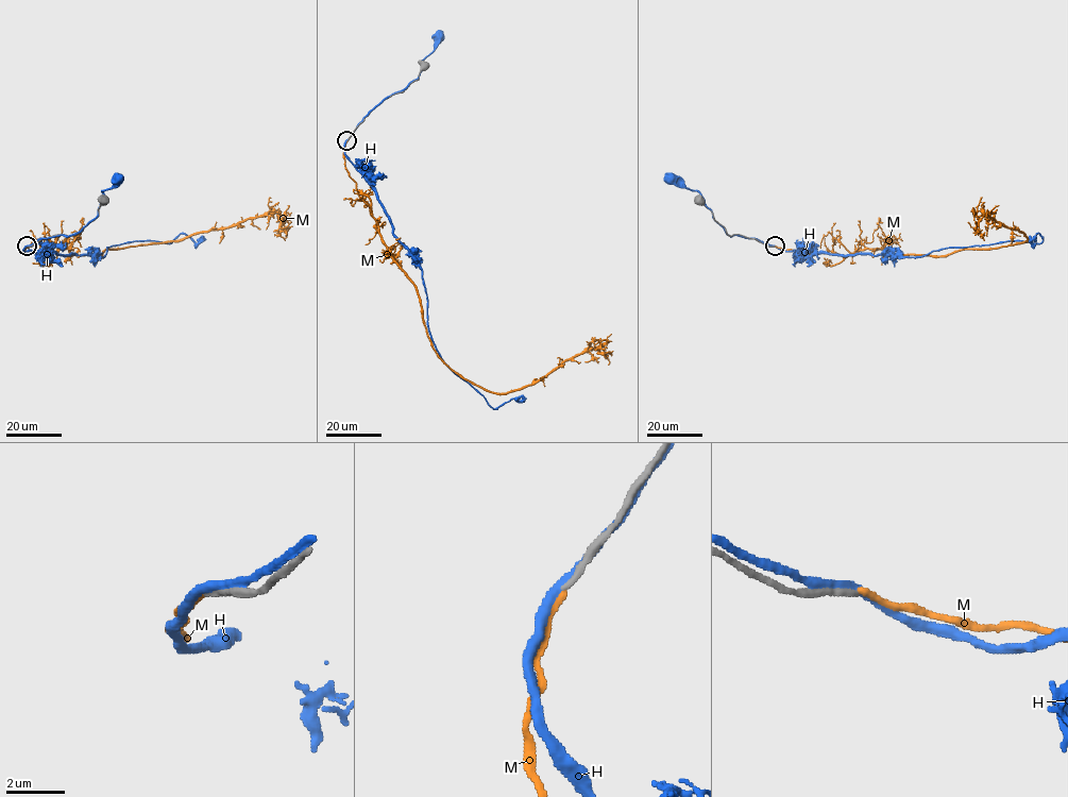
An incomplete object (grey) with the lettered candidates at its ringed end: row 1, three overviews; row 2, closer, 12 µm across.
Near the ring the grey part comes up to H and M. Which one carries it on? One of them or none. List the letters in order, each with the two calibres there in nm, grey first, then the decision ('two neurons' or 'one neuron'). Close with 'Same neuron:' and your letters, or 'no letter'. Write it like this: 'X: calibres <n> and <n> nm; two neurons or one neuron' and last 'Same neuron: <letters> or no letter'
H: calibres 360 and 280 nm; two neurons
M: calibres 200 and 200 nm; two neurons
Same neuron: no letter

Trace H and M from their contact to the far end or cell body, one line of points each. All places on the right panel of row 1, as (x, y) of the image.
H: (772, 246), (729, 235), (697, 191), (672, 179)
M: (775, 247), (843, 256), (884, 249), (942, 256), (1028, 239), (983, 212), (986, 221), (998, 205)

